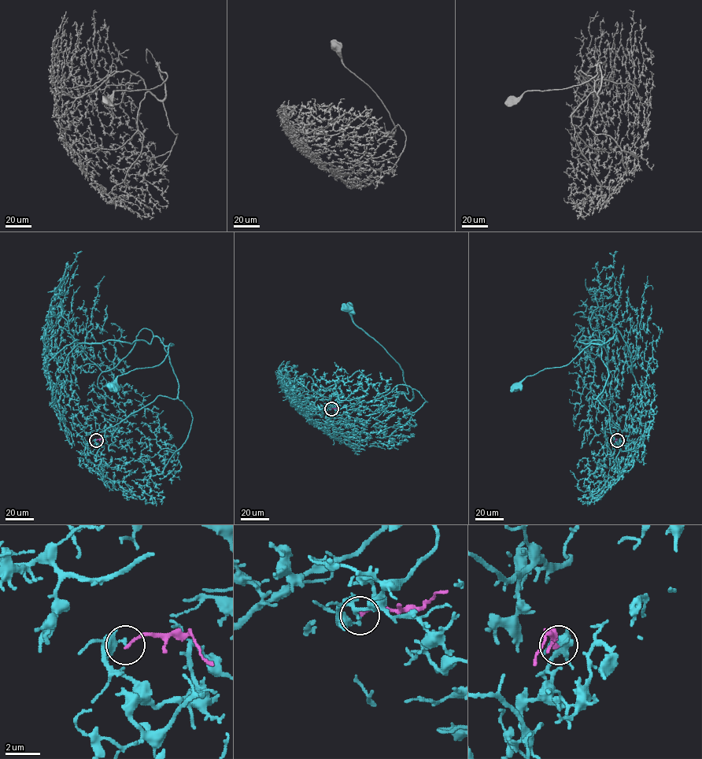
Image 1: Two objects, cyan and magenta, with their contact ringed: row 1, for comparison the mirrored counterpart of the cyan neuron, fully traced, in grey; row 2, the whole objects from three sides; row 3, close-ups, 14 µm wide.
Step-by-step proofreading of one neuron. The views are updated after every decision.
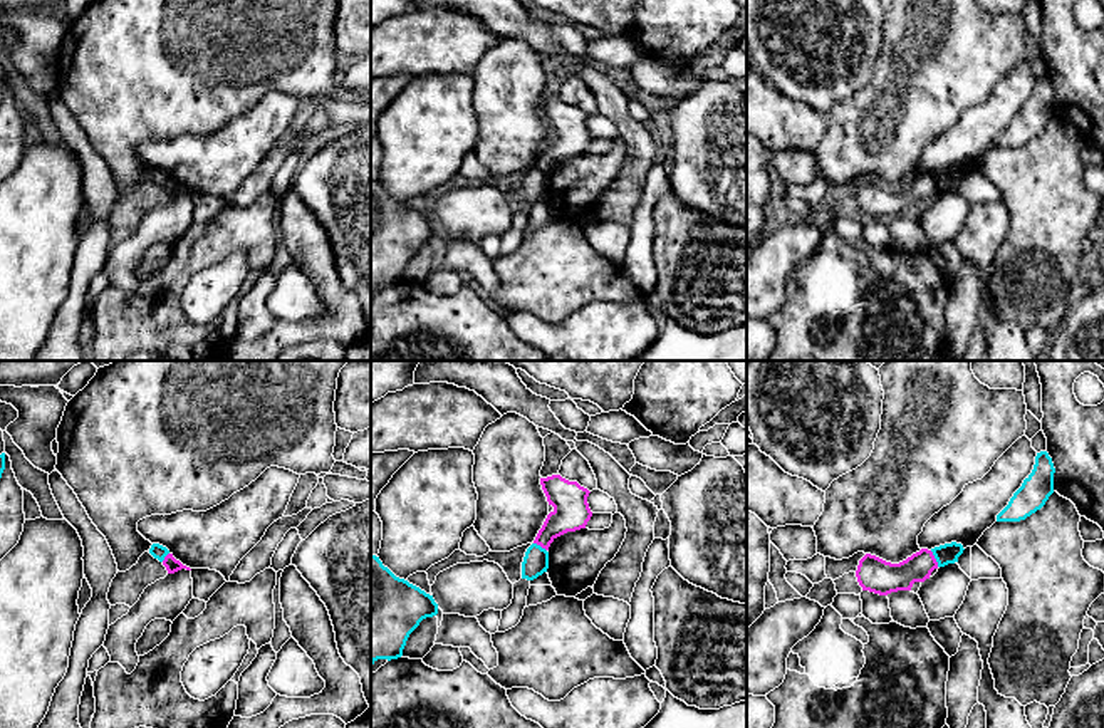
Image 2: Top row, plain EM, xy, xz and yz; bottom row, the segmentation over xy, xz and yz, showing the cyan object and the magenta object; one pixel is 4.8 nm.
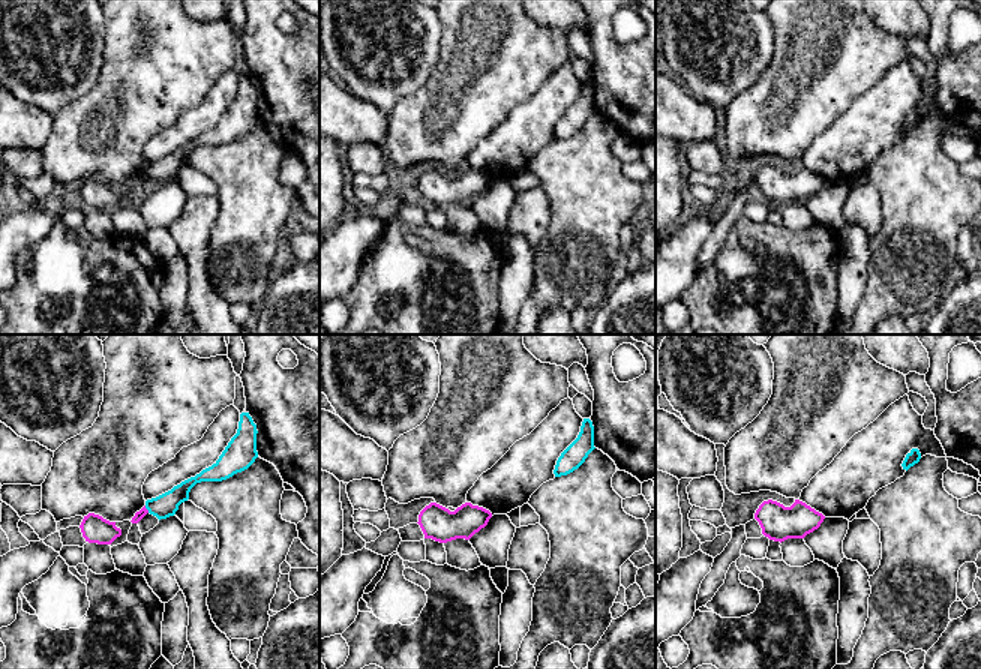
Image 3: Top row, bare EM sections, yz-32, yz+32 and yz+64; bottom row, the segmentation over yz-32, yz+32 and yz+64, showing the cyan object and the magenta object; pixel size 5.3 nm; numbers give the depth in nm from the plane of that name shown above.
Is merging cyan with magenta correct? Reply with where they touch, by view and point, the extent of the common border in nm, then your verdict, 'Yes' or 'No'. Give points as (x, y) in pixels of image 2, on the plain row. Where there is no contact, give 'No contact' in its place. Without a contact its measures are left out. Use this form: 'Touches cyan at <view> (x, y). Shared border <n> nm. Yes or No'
Touches cyan at yz (935, 182). Shared border 90 nm. No

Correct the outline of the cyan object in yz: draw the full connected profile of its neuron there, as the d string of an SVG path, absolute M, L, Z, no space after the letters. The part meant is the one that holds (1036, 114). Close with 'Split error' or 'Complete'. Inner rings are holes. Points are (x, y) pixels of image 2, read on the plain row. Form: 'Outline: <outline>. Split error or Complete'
Outline: M1037 77L1032 97L997 139L997 146L1020 146L1040 134L1054 117L1054 97L1055 92L1049 77Z. Complete

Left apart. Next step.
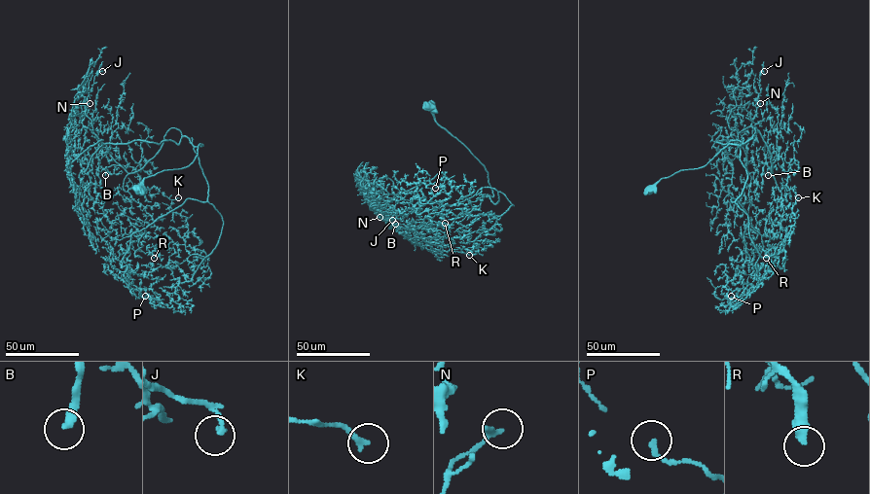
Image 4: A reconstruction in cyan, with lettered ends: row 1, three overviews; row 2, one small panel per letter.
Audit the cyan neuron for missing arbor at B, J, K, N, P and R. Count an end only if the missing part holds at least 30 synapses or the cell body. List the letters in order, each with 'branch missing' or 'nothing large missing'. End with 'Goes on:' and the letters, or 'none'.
B: branch missing
J: nothing large missing
K: nothing large missing
N: nothing large missing
P: nothing large missing
R: nothing large missing
Goes on: B

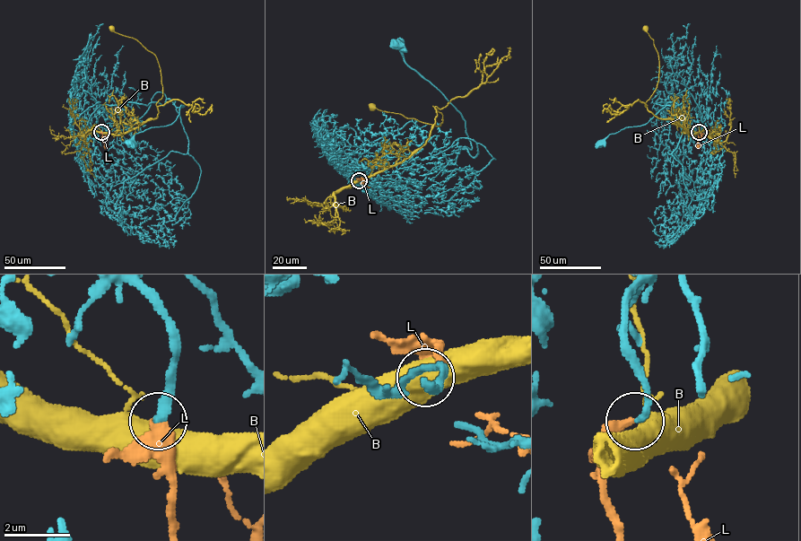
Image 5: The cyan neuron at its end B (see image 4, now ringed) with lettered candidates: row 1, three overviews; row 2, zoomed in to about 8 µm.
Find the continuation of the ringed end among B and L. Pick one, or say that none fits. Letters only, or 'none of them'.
L

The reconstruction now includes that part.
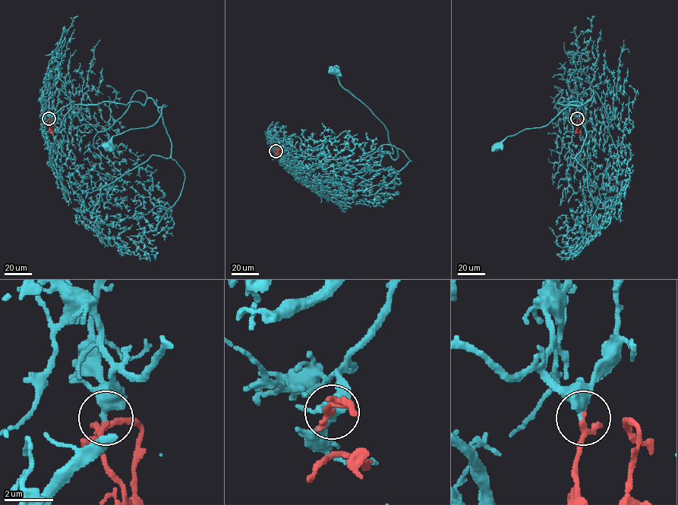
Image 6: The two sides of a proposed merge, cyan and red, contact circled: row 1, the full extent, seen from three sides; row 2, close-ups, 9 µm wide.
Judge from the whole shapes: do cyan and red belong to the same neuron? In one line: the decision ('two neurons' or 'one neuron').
one neuron

